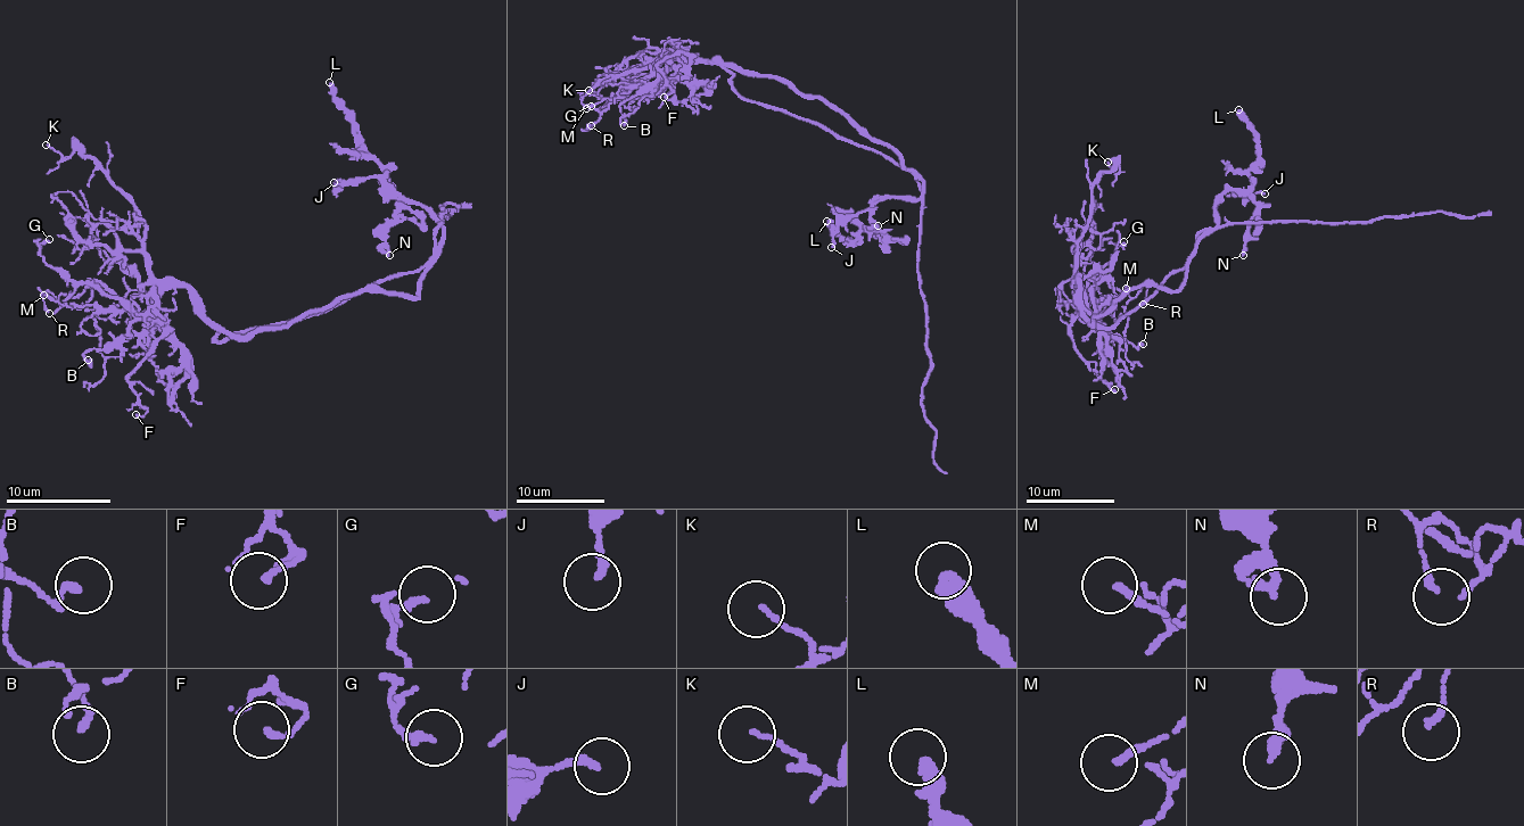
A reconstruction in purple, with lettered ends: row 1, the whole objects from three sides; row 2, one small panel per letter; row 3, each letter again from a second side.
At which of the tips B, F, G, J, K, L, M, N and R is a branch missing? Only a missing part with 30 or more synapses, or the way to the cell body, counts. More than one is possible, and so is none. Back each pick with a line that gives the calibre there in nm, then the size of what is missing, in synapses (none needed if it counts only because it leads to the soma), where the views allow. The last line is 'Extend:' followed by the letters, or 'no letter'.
Extend: no letter

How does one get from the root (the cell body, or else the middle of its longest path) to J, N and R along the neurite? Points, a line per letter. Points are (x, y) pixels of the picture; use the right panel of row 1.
J: (1156, 288), (1185, 266), (1199, 239), (1217, 226), (1214, 201), (1227, 189), (1265, 193)
N: (1156, 288), (1185, 266), (1199, 239), (1217, 226), (1214, 201), (1225, 191), (1243, 191), (1255, 204), (1243, 255)
R: (1156, 288), (1104, 328), (1081, 306), (1077, 281), (1086, 292), (1105, 281), (1130, 297), (1145, 286), (1143, 304)

